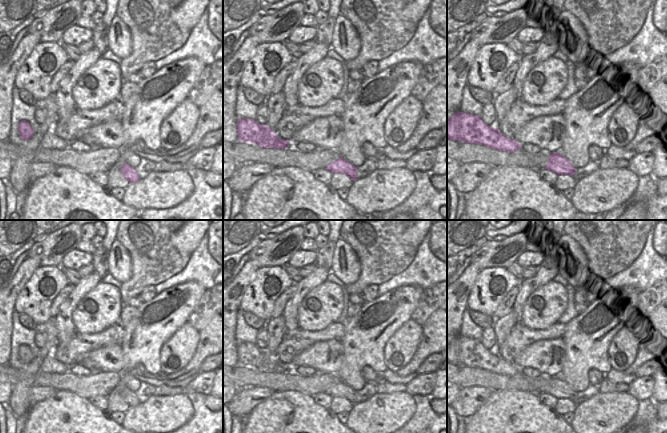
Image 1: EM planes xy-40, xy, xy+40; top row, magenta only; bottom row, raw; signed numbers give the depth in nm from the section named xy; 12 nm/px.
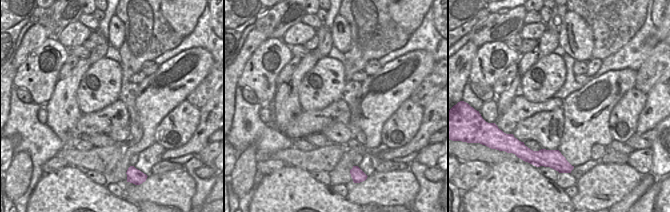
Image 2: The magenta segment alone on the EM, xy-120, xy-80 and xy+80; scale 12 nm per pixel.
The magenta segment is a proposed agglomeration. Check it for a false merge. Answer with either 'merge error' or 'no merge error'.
no merge error

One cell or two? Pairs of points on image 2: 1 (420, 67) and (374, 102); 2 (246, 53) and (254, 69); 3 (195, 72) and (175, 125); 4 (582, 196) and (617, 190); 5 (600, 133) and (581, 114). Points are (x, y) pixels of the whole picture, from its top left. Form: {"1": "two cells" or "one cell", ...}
{"1": "one cell", "2": "two cells", "3": "two cells", "4": "one cell", "5": "one cell"}

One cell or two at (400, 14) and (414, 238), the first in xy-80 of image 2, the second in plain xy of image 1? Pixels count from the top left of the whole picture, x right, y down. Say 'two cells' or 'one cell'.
one cell

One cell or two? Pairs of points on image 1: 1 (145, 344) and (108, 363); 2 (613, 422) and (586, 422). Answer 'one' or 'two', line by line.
1: two
2: one

